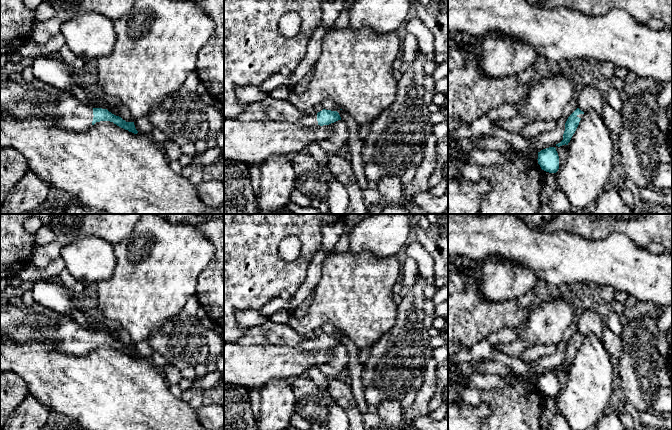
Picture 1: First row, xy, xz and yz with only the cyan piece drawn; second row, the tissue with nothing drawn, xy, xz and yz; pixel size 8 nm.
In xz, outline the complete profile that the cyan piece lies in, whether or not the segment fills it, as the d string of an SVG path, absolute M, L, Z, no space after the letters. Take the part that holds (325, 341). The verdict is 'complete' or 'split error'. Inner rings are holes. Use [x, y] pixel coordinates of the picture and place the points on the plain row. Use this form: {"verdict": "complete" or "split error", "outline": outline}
{"verdict": "split error", "outline": "M268 321L261 325L249 327L236 341L243 346L285 346L298 350L329 349L341 341L337 335L323 333L310 339L293 330L288 324Z"}

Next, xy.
{"verdict": "split error", "outline": "M35 302L31 306L16 307L8 303L0 303L0 332L14 336L18 341L53 341L61 351L69 354L87 354L96 346L110 345L117 350L134 358L138 355L134 346L126 346L121 341L109 336L107 333L93 332L82 329L71 317L66 317L43 305Z"}

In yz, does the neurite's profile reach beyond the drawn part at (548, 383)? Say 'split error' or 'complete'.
complete

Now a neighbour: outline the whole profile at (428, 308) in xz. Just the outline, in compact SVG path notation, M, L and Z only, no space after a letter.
M426 298L425 301L424 301L424 304L422 306L421 311L426 316L434 316L435 307L436 307L436 305L434 304L432 298Z

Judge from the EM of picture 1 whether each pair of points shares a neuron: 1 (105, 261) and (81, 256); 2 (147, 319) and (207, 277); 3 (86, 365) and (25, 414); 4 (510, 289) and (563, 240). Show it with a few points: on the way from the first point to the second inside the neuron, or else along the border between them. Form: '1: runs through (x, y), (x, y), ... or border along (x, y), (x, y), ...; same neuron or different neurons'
1: runs through (99, 261), (87, 259); same neuron
2: border along (208, 263), (198, 276), (195, 293); different neurons
3: border along (29, 394), (45, 405), (51, 411), (53, 417); different neurons
4: border along (509, 261), (528, 267), (537, 279); different neurons

